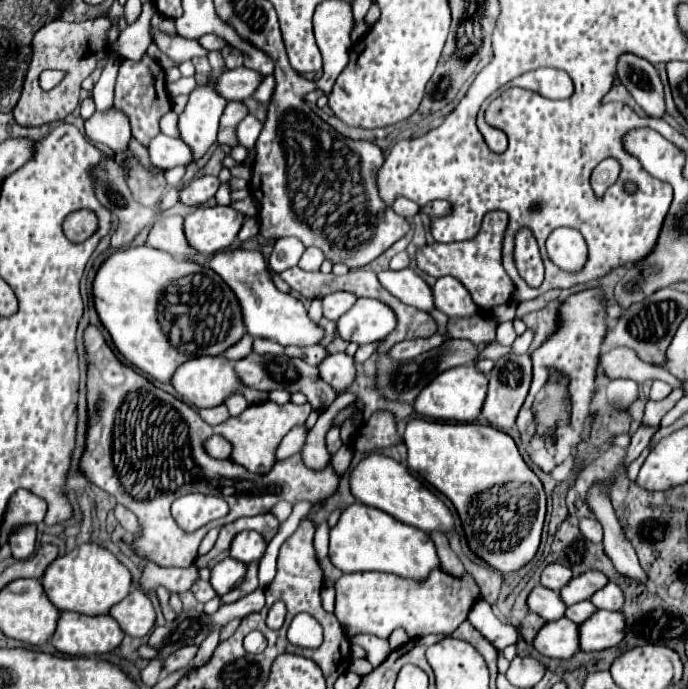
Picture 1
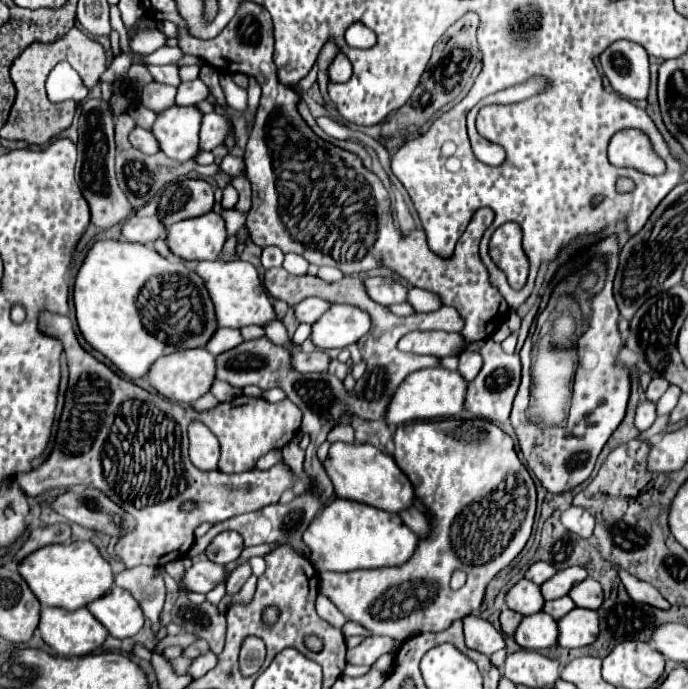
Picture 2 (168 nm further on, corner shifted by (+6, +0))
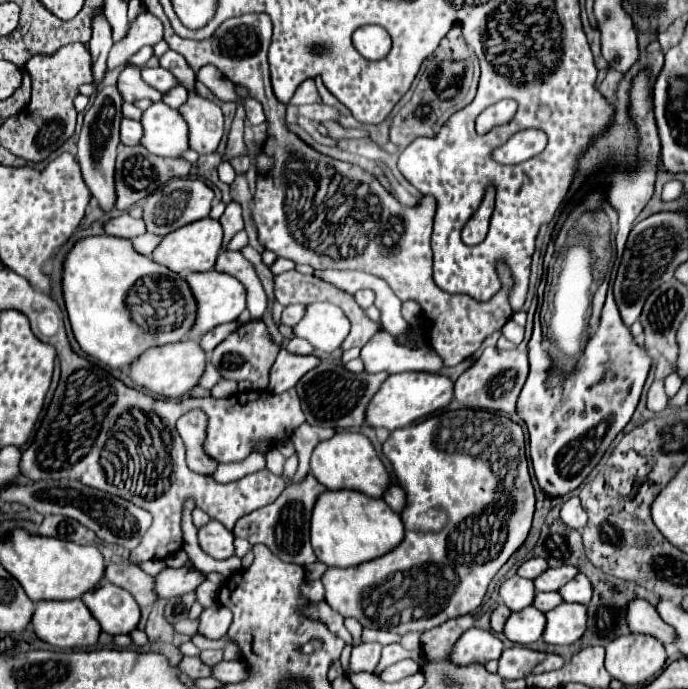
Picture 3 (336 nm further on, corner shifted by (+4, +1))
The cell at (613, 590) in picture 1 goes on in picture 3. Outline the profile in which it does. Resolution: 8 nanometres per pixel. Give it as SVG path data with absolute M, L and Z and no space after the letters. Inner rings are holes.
M577 574L563 590L559 590L565 602L579 602L579 604L589 604L593 596L593 586L585 574Z

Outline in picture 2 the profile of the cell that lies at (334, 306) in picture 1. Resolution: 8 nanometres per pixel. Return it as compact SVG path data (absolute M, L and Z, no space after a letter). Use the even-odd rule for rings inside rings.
M307 297L301 303L295 305L295 317L299 323L315 323L325 311L329 309L329 303L317 297Z

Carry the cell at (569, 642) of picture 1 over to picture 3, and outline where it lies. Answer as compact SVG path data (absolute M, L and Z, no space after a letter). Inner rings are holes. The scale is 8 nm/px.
M529 606L511 614L503 628L503 634L515 644L533 644L543 636L545 624L545 614L539 612L535 606Z

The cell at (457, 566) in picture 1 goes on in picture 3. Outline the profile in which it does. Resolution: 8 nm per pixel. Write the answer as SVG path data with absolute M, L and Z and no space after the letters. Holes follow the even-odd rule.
M393 480L391 490L385 494L385 502L387 502L397 514L403 512L403 508L405 508L405 490L397 484L397 480Z

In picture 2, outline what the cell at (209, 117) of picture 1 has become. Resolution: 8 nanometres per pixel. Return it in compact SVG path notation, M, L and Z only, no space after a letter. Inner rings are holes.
M169 107L157 113L151 133L155 135L159 149L175 159L187 161L193 159L199 151L199 127L201 127L201 111L197 107Z

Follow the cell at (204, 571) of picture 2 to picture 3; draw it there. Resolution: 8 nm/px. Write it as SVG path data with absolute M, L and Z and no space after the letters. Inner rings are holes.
M181 566L181 568L165 568L161 574L155 576L157 594L159 598L173 598L173 596L185 596L189 592L195 592L201 582L205 582L207 576L193 566Z

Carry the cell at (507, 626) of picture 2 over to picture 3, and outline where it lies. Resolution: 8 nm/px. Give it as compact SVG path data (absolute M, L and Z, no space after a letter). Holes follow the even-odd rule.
M499 604L499 606L493 610L493 614L491 614L491 628L499 634L499 632L503 630L503 626L505 626L505 622L507 622L509 616L511 616L511 610L507 610L507 606Z

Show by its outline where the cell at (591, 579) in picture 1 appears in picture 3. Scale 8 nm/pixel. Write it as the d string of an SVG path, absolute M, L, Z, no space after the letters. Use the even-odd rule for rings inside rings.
M561 566L561 568L549 568L545 574L535 578L535 590L537 592L559 592L561 586L565 586L569 580L573 580L579 574L575 566Z

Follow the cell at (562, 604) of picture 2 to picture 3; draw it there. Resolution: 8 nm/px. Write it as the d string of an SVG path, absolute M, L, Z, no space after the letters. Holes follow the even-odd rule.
M539 592L539 594L535 596L535 602L533 602L533 606L535 606L537 610L541 610L541 612L549 612L549 610L553 610L553 608L559 606L559 604L563 604L563 598L559 596L559 592L551 592L551 594Z

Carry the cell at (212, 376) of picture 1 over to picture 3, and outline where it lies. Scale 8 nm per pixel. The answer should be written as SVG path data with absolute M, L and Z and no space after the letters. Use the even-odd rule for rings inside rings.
M183 340L167 346L157 346L155 350L147 350L139 362L131 364L131 378L141 388L165 396L165 398L181 398L185 394L191 394L191 390L199 384L203 370L207 366L207 356L201 350L201 346L193 340Z

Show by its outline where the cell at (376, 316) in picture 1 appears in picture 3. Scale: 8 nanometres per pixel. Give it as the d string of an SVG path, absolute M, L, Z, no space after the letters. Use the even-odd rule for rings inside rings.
M309 304L303 320L293 328L295 336L311 342L315 350L335 352L351 330L349 318L335 304Z

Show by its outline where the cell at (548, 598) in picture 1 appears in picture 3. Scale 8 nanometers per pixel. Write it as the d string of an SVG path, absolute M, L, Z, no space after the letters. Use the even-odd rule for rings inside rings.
M511 576L507 578L503 584L501 584L501 590L499 590L505 606L513 612L517 610L523 610L527 606L533 604L535 600L535 586L533 586L533 580L527 580L527 578L521 578L521 576Z

